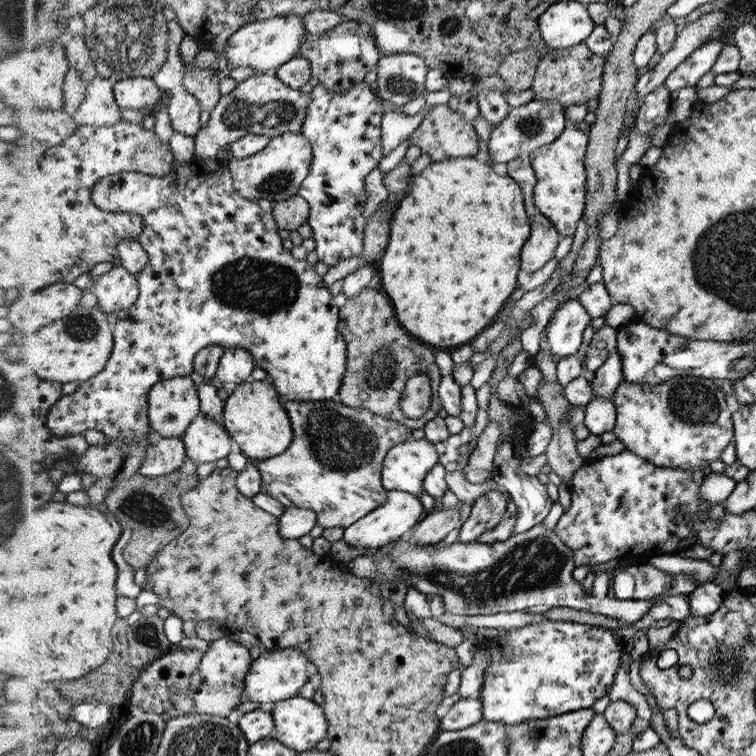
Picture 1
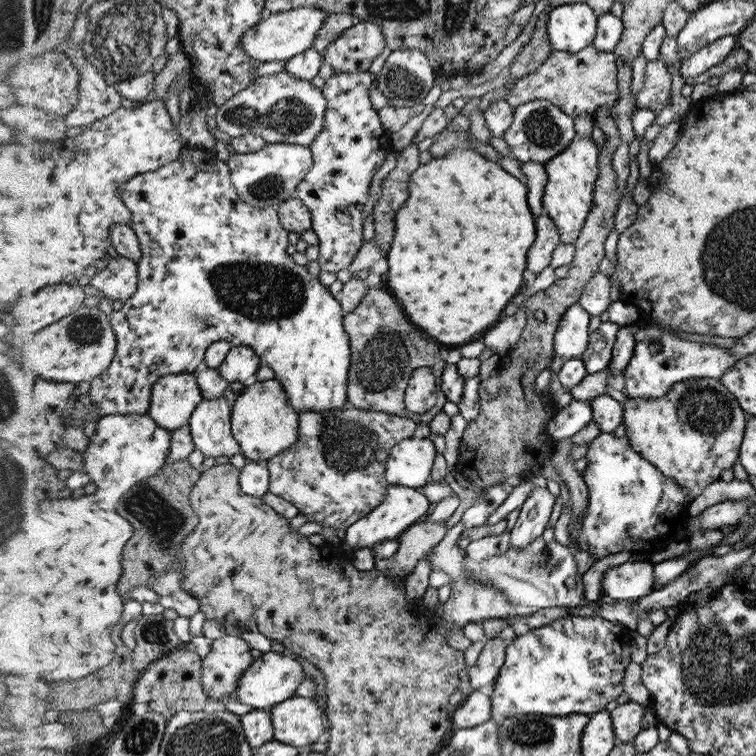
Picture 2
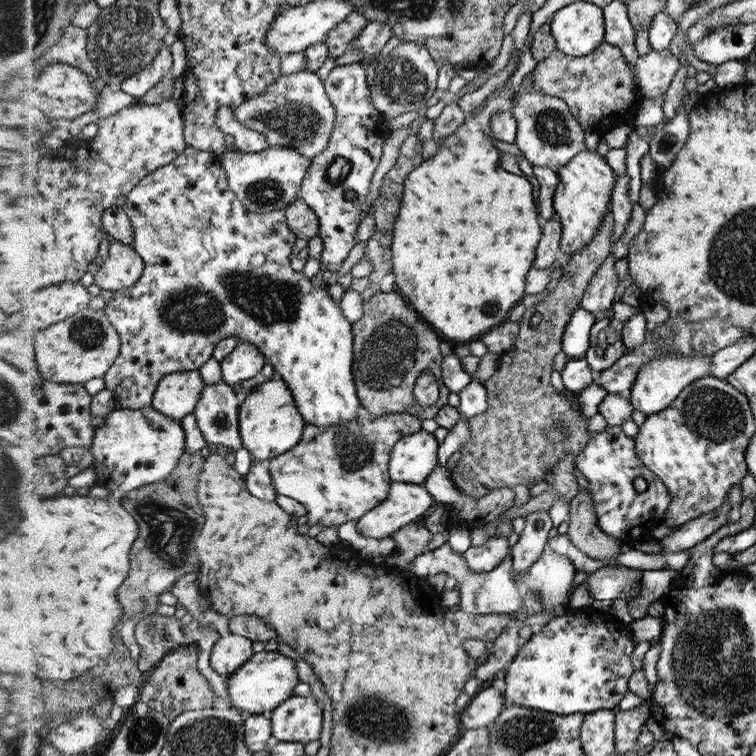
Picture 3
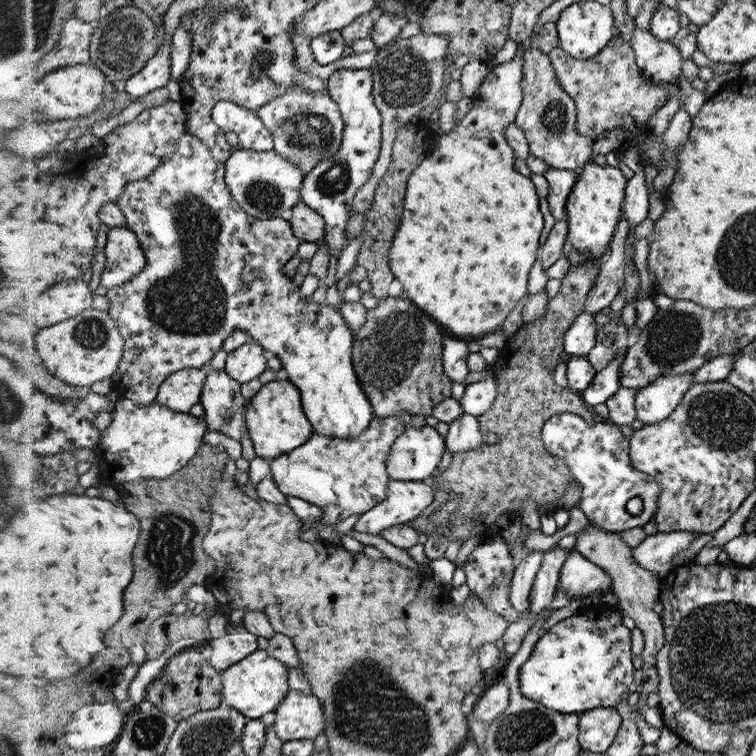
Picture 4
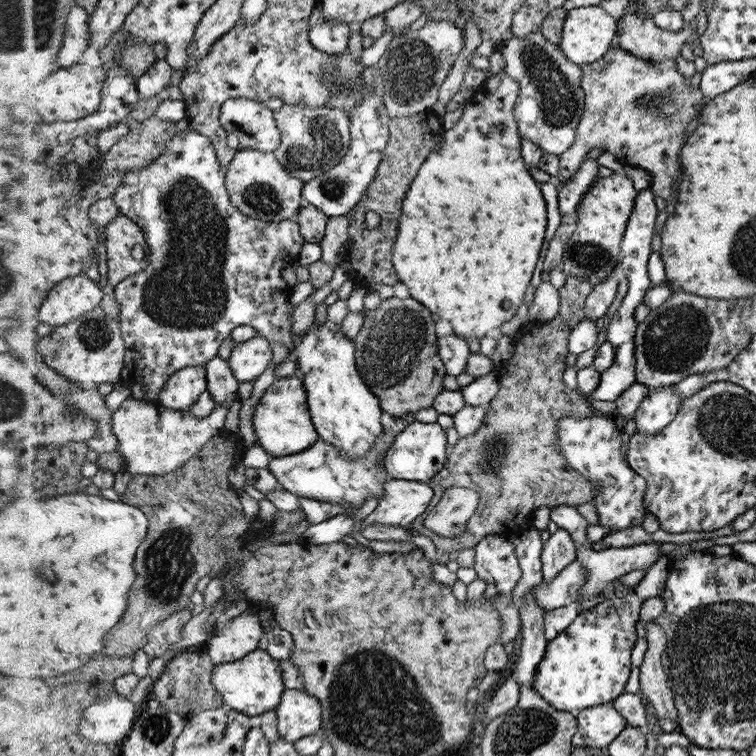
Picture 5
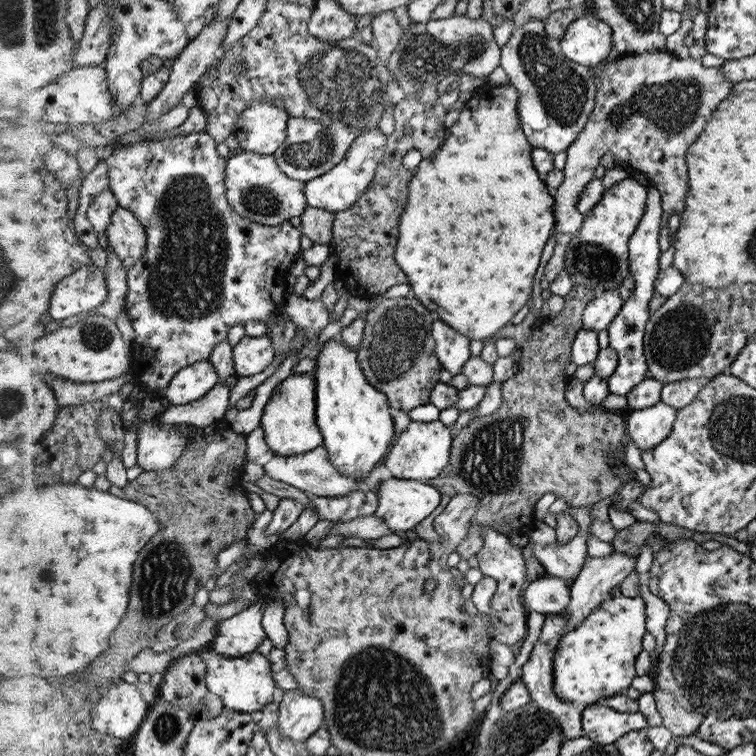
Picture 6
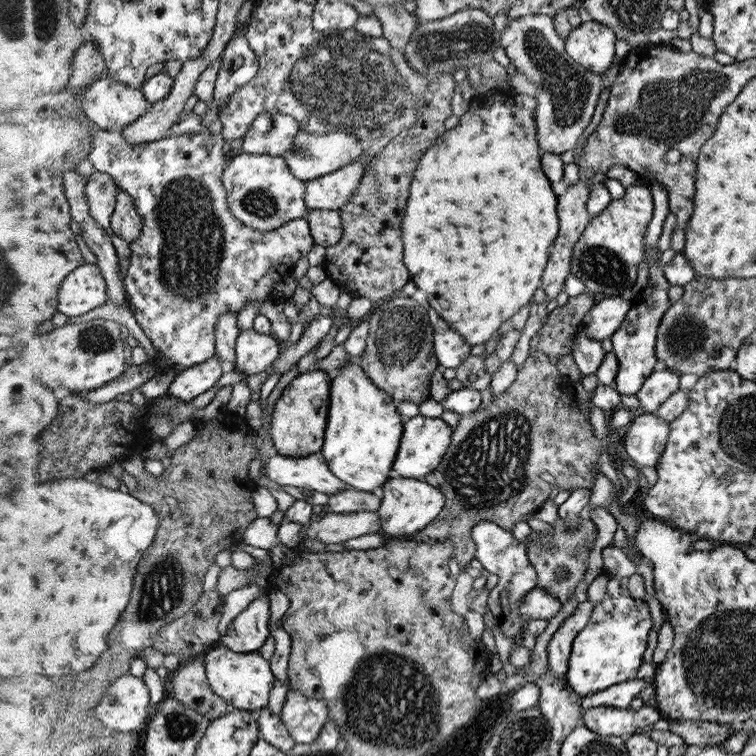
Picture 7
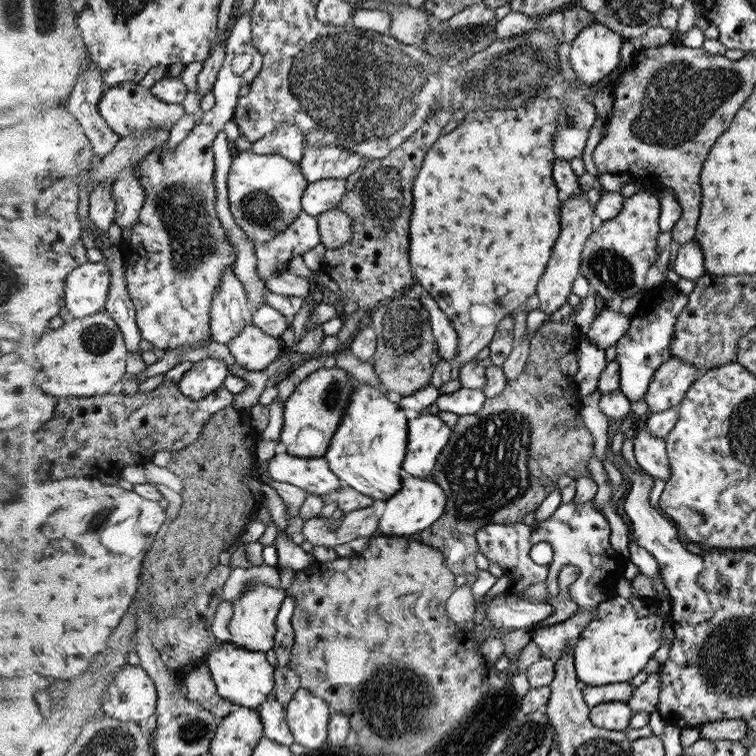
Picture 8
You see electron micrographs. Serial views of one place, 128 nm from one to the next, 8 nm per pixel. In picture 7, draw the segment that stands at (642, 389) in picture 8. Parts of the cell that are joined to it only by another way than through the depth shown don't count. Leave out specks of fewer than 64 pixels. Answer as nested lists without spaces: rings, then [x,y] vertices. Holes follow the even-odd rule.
[[[659,183],[650,188],[653,198],[653,215],[646,228],[644,236],[643,260],[649,260],[648,283],[643,287],[638,296],[633,299],[632,306],[627,312],[624,322],[618,330],[611,334],[613,353],[617,356],[619,367],[615,376],[615,389],[622,394],[636,394],[645,380],[656,370],[658,360],[655,355],[656,331],[658,330],[662,315],[670,308],[672,302],[668,300],[668,291],[671,285],[666,280],[663,265],[659,261],[653,261],[655,248],[662,234],[664,220],[670,212],[668,204],[668,191]]]

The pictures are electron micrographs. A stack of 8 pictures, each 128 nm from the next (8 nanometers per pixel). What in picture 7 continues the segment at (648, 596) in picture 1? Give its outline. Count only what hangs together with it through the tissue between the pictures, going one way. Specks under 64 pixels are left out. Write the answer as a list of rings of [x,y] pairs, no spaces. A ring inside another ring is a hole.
[[[538,586],[526,593],[524,600],[519,608],[521,619],[524,625],[529,620],[550,620],[556,616],[563,607],[563,602],[557,599],[551,592]]]

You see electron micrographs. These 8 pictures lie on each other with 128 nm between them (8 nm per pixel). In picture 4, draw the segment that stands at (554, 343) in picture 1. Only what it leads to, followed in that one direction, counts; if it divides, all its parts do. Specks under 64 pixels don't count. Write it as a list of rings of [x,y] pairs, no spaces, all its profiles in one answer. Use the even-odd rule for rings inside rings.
[[[584,310],[567,330],[563,347],[570,356],[585,358],[596,344],[598,324],[594,317],[594,314]]]

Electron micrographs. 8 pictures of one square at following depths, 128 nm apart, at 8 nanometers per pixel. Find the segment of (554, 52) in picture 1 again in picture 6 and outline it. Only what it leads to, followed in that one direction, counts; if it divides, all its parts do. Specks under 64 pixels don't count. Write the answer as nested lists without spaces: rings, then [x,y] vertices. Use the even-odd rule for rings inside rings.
[[[667,50],[620,55],[612,63],[603,62],[603,65],[591,67],[591,73],[596,87],[595,109],[574,144],[565,150],[567,157],[563,168],[564,180],[554,190],[556,246],[543,272],[550,283],[561,270],[565,270],[567,247],[582,228],[585,215],[580,214],[575,204],[579,201],[583,188],[594,176],[596,166],[600,166],[600,158],[604,158],[604,154],[611,150],[624,169],[643,172],[654,183],[654,190],[659,192],[663,212],[680,214],[684,210],[684,198],[688,192],[686,151],[711,120],[720,102],[729,98],[734,86],[733,82],[725,78],[720,68],[704,67],[701,59],[680,59]]]

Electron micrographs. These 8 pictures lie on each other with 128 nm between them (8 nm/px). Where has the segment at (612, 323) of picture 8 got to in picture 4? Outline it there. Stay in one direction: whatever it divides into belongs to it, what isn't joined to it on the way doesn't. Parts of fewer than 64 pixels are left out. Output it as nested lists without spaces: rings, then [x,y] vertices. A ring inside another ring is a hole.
[[[622,216],[616,225],[615,237],[609,246],[608,256],[600,265],[595,284],[587,294],[586,312],[596,314],[602,312],[625,284],[625,257],[627,252],[626,236],[628,236],[628,218]]]

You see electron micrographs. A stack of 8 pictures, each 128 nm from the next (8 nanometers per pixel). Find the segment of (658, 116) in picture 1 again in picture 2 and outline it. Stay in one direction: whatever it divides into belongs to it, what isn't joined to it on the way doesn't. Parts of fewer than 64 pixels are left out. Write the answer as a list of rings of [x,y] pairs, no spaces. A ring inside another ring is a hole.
[[[656,58],[647,62],[643,87],[636,95],[637,106],[659,114],[668,103],[671,94],[672,75],[668,62]]]

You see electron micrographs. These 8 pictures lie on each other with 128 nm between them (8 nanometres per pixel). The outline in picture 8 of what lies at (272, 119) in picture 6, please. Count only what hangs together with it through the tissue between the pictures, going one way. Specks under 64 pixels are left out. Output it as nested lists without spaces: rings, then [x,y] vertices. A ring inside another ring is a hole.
[[[284,122],[272,129],[270,134],[257,140],[253,144],[253,151],[263,155],[284,155],[284,158],[299,164],[303,153],[304,138],[305,136],[294,123]]]

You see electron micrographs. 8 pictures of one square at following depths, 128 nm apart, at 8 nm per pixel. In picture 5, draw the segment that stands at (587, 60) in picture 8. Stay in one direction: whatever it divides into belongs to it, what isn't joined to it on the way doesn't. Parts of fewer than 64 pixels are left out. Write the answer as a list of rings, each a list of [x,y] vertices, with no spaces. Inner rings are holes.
[[[584,6],[567,12],[561,42],[558,47],[573,63],[591,63],[598,61],[610,48],[610,42],[616,35],[616,18],[608,16],[600,6]]]

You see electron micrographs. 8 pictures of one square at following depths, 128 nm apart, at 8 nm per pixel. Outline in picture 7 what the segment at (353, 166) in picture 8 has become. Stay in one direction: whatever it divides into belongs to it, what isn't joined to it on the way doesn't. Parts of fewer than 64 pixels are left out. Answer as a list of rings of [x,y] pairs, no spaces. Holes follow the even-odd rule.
[[[300,129],[290,148],[281,157],[286,159],[291,173],[307,183],[349,165],[350,162],[361,156],[363,149],[364,146],[356,135],[346,134],[342,131],[315,135]]]

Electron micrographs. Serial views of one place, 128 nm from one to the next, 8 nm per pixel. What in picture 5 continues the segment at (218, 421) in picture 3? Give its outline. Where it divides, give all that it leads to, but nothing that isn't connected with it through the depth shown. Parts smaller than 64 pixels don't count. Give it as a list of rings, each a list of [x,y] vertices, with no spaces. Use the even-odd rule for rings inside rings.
[[[217,356],[206,364],[208,369],[209,391],[212,393],[217,406],[227,404],[229,408],[240,399],[240,380],[234,374],[229,360]]]

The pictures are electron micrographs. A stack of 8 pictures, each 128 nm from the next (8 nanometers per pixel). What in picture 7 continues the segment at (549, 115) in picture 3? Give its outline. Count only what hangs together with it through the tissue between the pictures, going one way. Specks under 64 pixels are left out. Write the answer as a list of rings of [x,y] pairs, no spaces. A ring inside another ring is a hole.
[[[534,15],[508,22],[508,27],[500,34],[500,46],[517,72],[538,86],[535,123],[539,146],[544,153],[557,155],[575,149],[594,116],[602,92],[602,78],[594,76],[595,71],[583,67],[567,53],[566,40],[556,31],[556,18]]]

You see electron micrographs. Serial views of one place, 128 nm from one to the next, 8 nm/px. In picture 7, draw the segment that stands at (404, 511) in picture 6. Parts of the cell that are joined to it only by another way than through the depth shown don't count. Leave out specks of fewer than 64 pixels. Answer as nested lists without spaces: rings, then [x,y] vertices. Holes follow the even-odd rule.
[[[391,474],[386,483],[381,486],[384,498],[377,513],[381,520],[381,530],[396,537],[398,535],[414,534],[436,520],[444,508],[444,493],[425,480],[404,478],[402,475]]]

